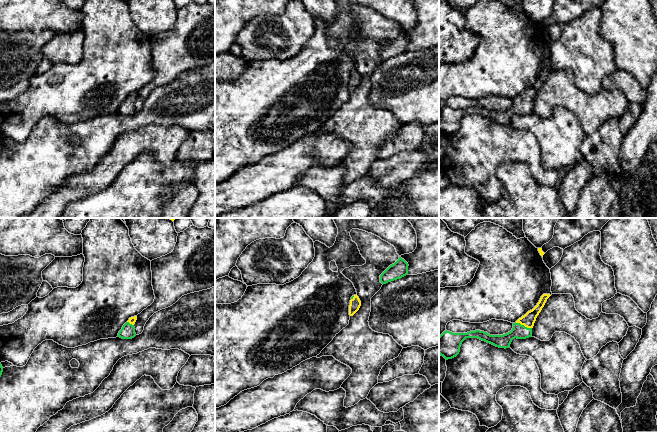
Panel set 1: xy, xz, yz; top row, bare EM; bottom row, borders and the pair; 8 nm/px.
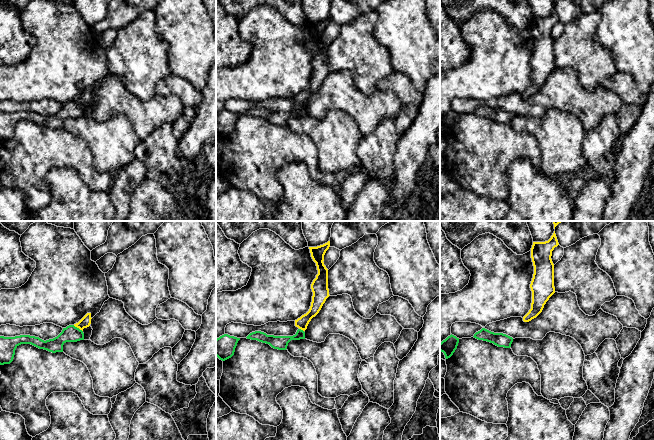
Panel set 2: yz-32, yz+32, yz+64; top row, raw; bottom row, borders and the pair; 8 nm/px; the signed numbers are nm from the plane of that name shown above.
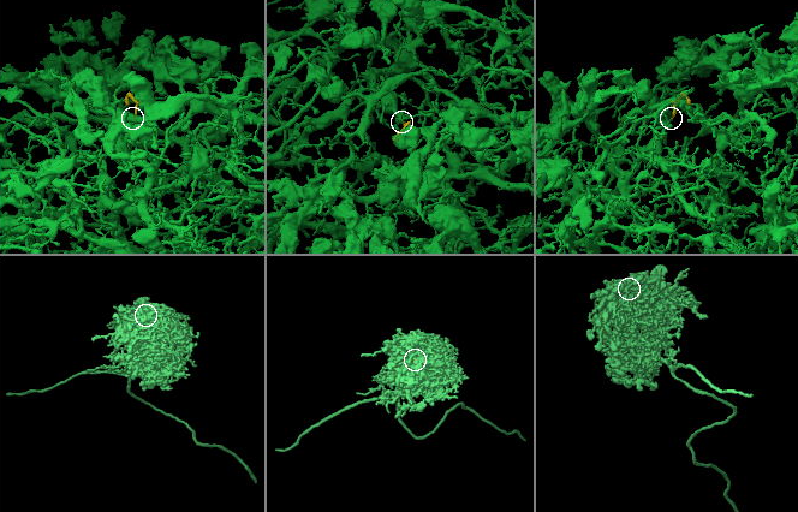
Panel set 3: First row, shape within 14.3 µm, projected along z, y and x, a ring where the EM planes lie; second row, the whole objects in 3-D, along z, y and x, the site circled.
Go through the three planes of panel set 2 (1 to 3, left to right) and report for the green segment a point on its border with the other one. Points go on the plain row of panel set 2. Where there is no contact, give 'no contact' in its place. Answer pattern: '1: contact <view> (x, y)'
1: contact yz-32 (78, 103)
2: contact yz+32 (301, 105)
3: no contact

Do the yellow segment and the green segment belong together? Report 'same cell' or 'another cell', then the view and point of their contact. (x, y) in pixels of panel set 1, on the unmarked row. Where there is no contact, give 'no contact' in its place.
same cell | yz (523, 100)

